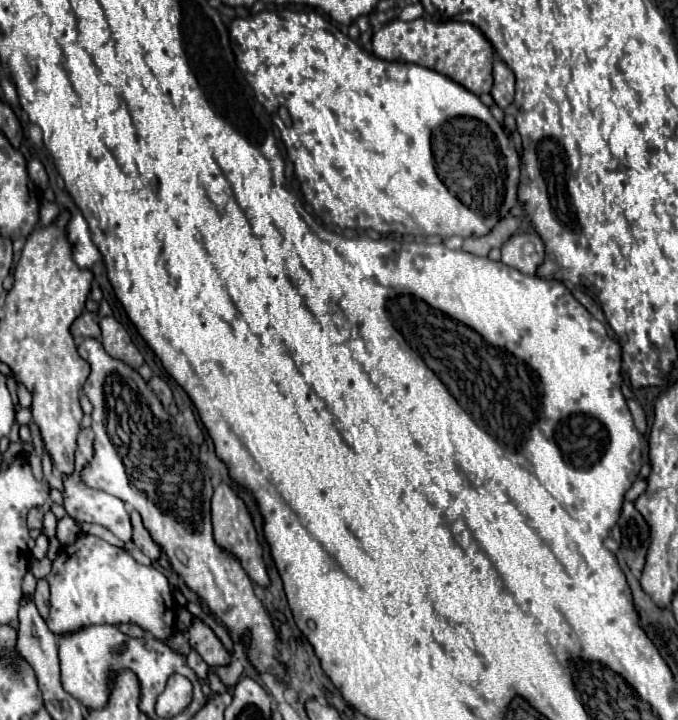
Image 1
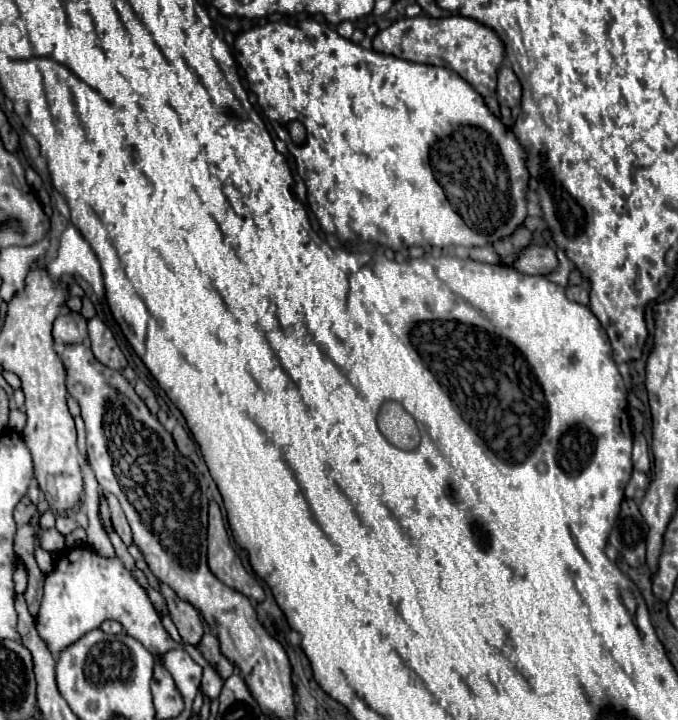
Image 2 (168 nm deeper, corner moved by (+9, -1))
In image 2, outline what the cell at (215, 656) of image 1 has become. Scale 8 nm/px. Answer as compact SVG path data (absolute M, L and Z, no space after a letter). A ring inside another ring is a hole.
M161 582L161 594L167 602L169 608L169 616L175 622L183 642L189 642L193 646L199 644L201 636L203 636L203 622L199 618L199 612L185 600L181 600L167 584Z

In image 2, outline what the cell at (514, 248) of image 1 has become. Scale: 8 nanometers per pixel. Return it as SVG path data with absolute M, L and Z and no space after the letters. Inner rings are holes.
M531 244L529 248L525 248L521 252L521 256L513 264L513 268L523 274L551 274L557 270L555 250L549 246Z

